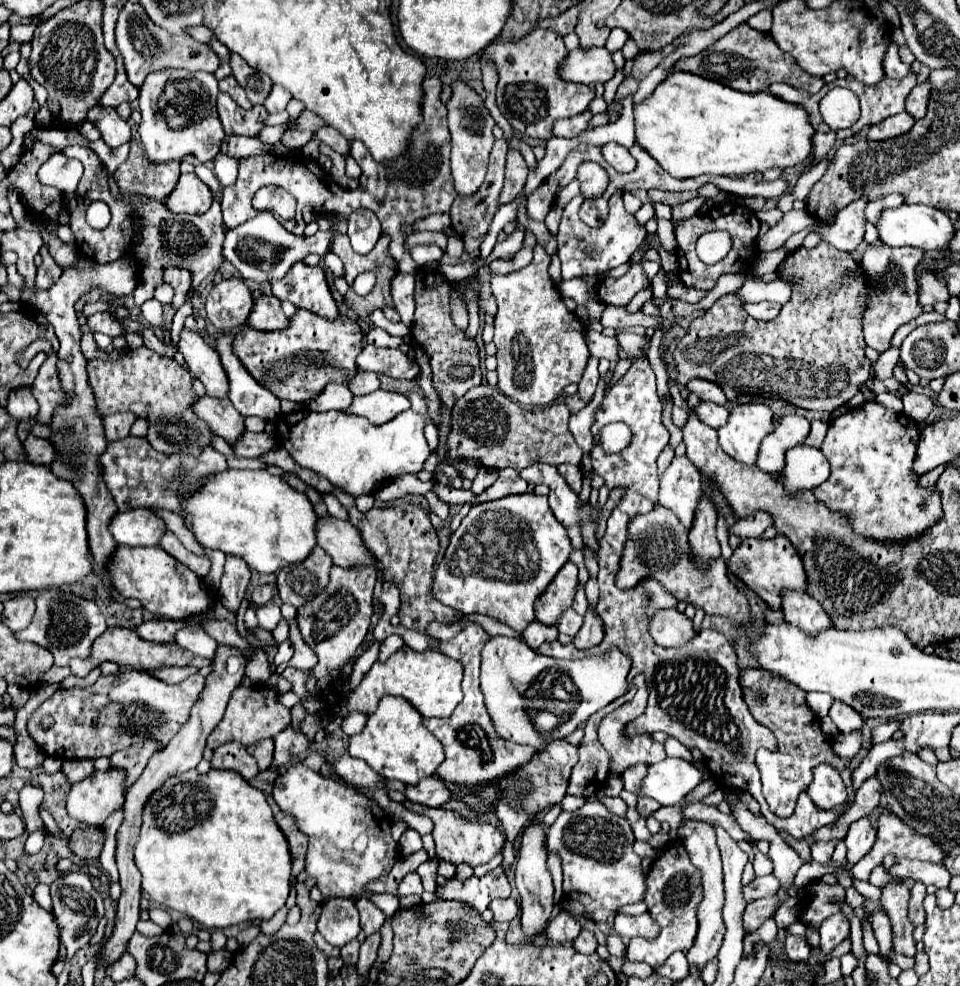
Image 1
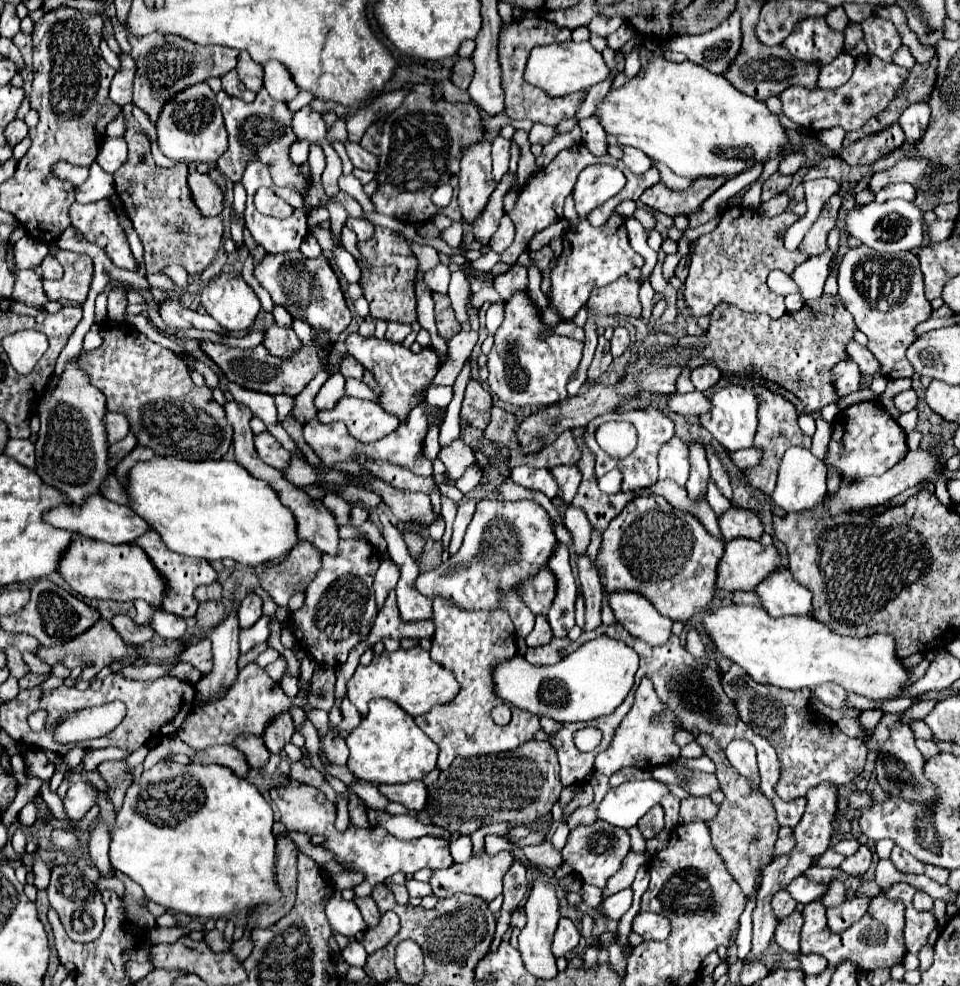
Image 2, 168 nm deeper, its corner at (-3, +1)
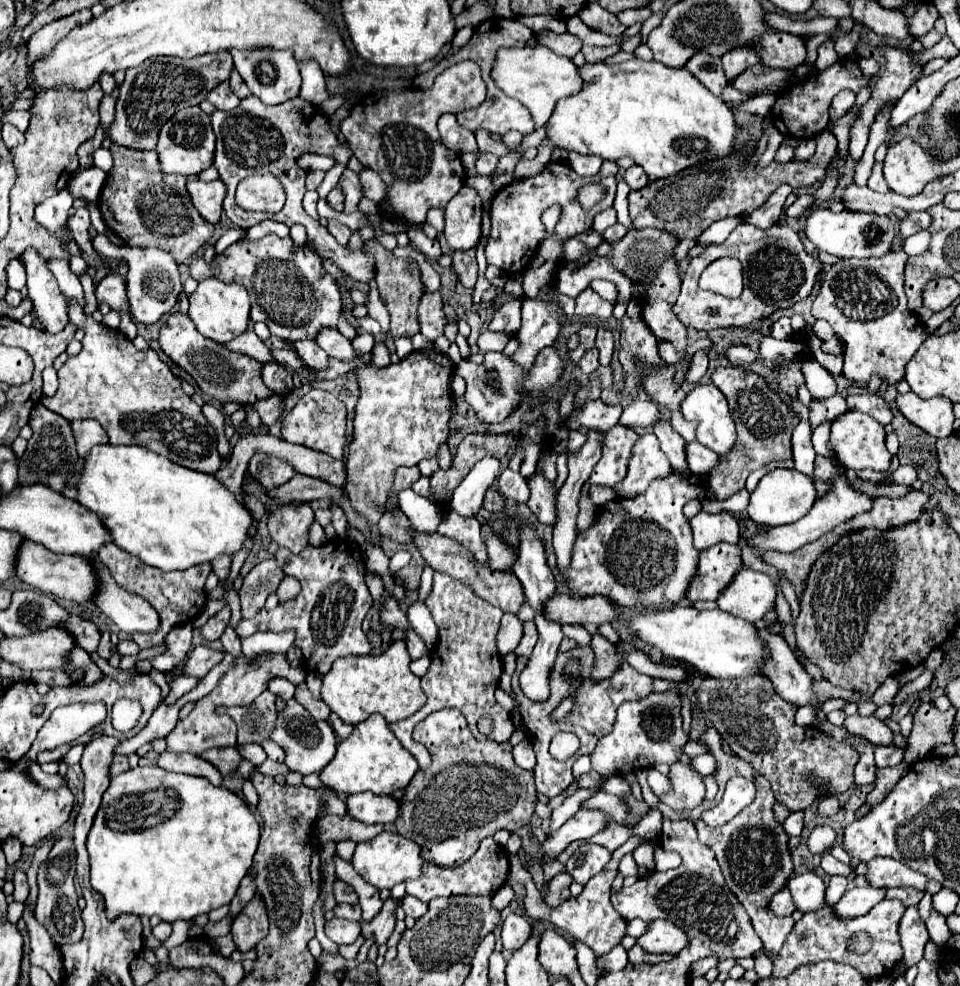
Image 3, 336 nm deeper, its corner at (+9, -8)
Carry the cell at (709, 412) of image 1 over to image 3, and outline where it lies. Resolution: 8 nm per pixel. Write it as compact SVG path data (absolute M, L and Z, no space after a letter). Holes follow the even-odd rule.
M640 398L626 404L620 416L620 424L630 426L630 428L650 428L658 424L660 420L664 420L664 412L656 406L656 402L648 398Z

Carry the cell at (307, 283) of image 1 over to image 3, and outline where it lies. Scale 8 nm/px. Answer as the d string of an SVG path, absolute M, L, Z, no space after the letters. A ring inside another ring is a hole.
M270 234L270 236L264 236L262 240L256 240L256 242L238 240L232 246L228 246L224 250L224 254L216 256L212 264L206 264L202 258L194 258L192 266L190 266L190 276L196 280L216 276L226 284L232 284L232 282L242 284L250 292L250 302L252 302L250 318L254 322L264 322L270 328L272 336L278 336L286 342L316 340L316 336L320 334L322 328L336 328L338 326L338 318L342 312L342 298L340 298L340 290L338 290L336 280L324 270L322 260L318 256L314 256L308 246L298 248L298 246L294 246L292 238L278 238L276 234Z

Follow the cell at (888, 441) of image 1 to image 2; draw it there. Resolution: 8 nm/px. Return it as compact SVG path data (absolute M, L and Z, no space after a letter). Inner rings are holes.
M880 401L856 403L842 409L832 423L832 441L828 445L828 463L842 475L868 477L882 475L906 457L906 433L888 415Z

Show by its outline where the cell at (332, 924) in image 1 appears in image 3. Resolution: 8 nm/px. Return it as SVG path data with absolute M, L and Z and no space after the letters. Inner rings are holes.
M332 918L326 922L326 936L336 944L352 944L360 936L360 924L342 918Z

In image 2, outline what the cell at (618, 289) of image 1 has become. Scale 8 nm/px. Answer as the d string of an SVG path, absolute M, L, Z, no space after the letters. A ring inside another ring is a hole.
M620 277L614 283L598 287L590 293L586 307L596 315L628 315L640 317L640 301L638 301L640 283L630 277Z

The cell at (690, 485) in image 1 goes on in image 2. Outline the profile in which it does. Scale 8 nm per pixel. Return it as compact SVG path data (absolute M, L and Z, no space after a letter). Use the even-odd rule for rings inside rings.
M674 435L662 445L662 451L658 451L658 479L672 479L684 487L688 481L688 471L688 445Z

